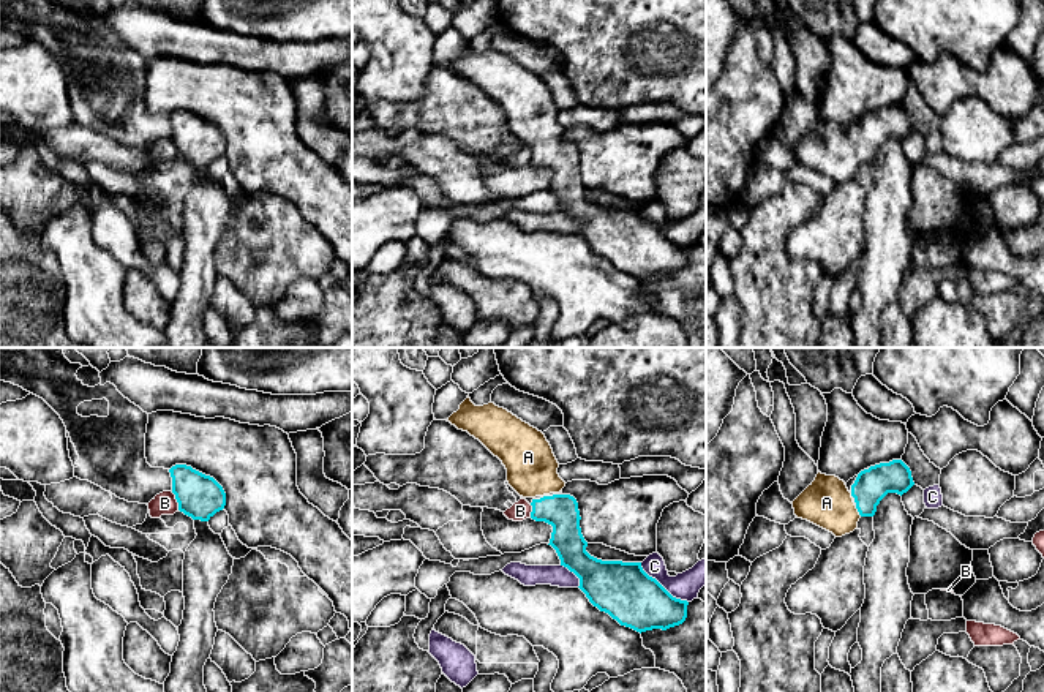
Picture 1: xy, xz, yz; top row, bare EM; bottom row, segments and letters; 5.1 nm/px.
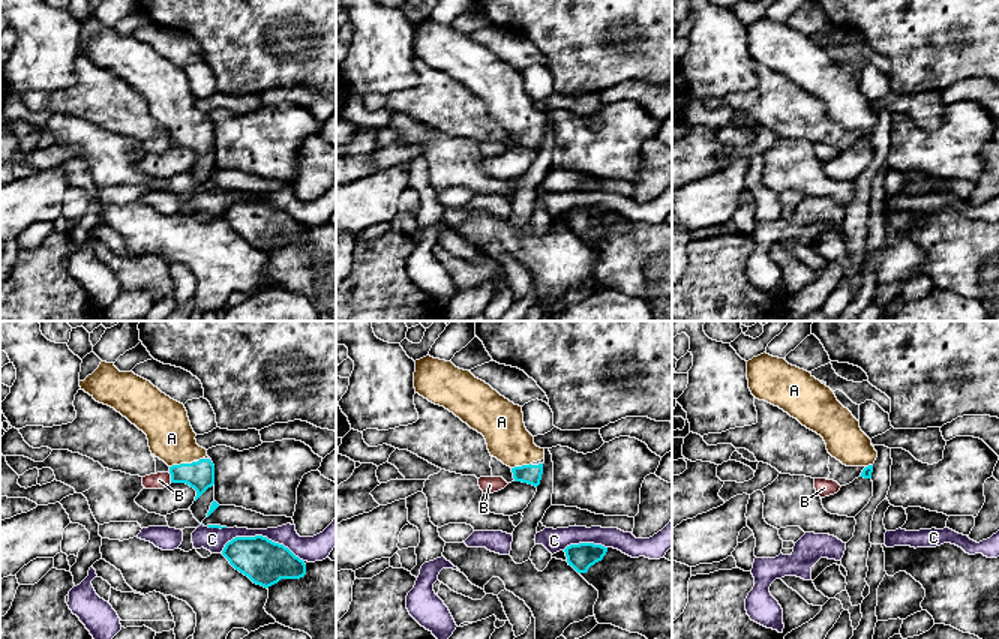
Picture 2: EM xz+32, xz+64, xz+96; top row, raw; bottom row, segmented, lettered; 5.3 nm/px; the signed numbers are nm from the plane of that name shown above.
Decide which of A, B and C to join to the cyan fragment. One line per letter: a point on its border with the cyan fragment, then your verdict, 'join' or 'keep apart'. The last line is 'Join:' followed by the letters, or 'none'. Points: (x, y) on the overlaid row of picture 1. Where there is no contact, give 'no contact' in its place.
A: contact yz (858, 511); join
B: contact xy (177, 501); keep apart
C: contact xz (660, 585); keep apart
Join: A

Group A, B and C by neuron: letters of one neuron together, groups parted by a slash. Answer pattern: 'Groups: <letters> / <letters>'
Groups: A / B / C

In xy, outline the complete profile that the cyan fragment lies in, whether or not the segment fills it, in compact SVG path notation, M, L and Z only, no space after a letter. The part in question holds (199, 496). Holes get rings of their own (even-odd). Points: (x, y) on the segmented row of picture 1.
M175 464L169 472L178 510L185 515L193 520L208 521L216 512L224 509L226 493L213 477L186 464Z

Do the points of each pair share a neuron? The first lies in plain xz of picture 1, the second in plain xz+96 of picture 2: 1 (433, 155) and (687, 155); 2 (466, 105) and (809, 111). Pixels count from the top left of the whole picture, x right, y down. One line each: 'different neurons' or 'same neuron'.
1: different neurons
2: same neuron

